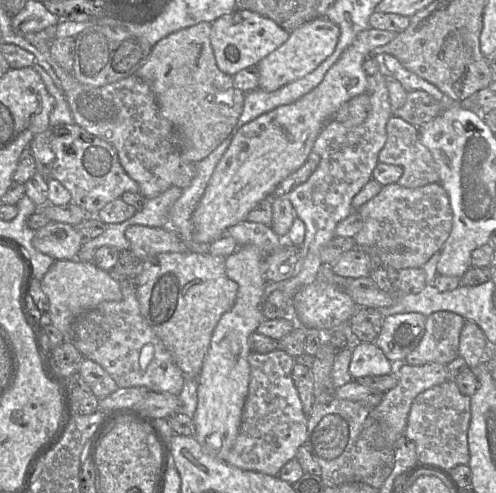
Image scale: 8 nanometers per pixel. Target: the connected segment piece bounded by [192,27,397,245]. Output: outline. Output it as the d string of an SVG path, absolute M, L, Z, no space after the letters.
M371 27L361 31L337 62L327 71L317 87L296 102L279 106L238 130L229 148L216 166L205 193L192 215L195 241L210 245L220 239L229 227L246 221L250 211L260 201L270 197L275 187L282 180L306 163L317 137L324 126L332 120L339 108L352 98L366 93L368 76L363 69L363 63L369 53L374 48L386 45L396 35L394 32Z

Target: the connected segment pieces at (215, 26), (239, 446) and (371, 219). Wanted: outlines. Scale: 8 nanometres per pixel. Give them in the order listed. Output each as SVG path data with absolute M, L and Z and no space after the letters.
M236 9L211 24L210 40L218 68L233 77L243 69L256 67L263 58L284 44L289 35L269 18L249 10Z
M276 349L267 354L251 352L248 362L250 365L248 396L243 407L238 436L225 461L242 470L277 476L280 469L296 457L298 448L304 445L307 438L308 417L302 411L291 374L295 359L283 350Z
M439 182L418 188L406 188L398 183L382 186L375 197L357 210L363 219L363 226L354 236L355 244L372 257L374 268L384 265L399 272L405 268L422 267L433 254L442 249L452 230L453 212L449 196Z

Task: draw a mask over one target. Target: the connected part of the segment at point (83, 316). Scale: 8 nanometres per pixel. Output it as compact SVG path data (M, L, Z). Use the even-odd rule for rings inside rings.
M118 282L123 294L121 301L106 301L95 308L81 313L71 329L71 342L84 358L98 363L112 377L118 388L145 387L152 392L168 392L179 395L185 375L174 362L170 352L143 319L136 294L136 285Z

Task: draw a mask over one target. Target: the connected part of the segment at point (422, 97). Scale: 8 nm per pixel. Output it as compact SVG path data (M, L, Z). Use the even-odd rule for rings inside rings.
M414 90L408 93L406 102L401 108L393 110L392 115L419 128L453 106L474 109L475 95L463 101L450 100L446 97L437 100L425 91Z

